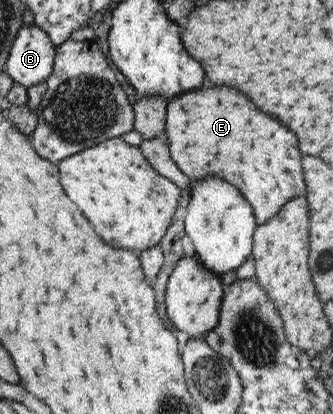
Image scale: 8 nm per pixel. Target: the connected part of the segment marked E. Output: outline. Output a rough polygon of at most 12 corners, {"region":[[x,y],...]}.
{"region":[[231,88],[173,96],[163,138],[256,226],[305,193],[297,140]]}

